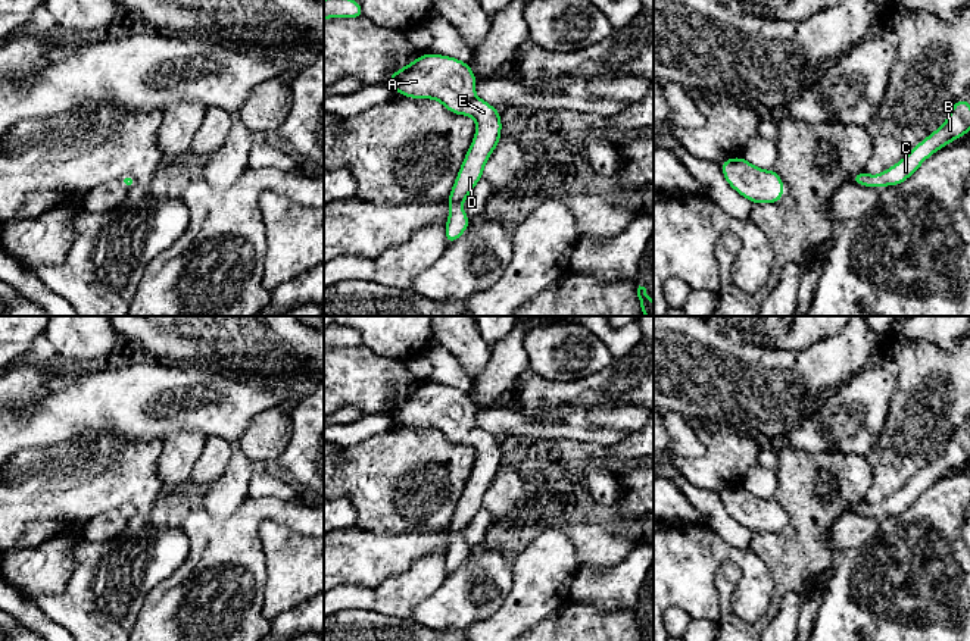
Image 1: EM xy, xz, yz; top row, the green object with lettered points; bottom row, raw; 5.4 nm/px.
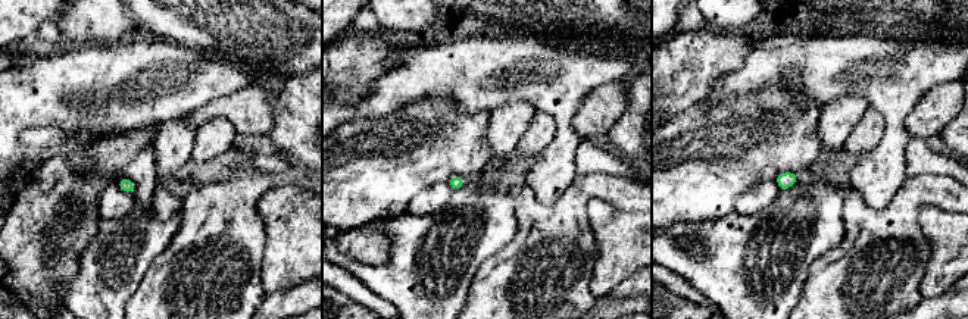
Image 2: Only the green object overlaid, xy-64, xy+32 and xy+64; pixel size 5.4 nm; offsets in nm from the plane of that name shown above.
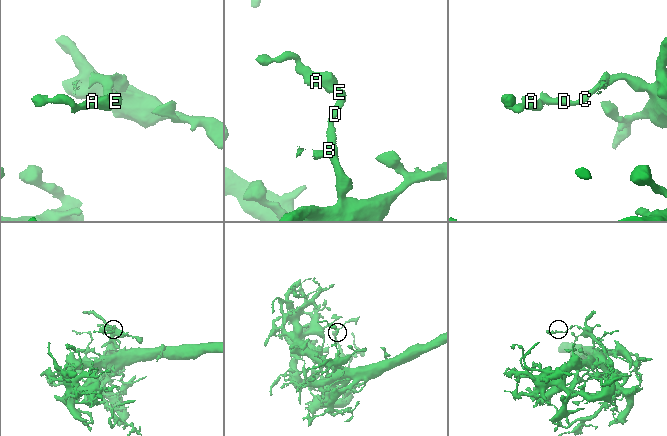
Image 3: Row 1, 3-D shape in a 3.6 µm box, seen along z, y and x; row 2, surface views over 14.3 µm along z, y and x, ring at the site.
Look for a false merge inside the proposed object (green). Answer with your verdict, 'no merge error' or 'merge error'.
no merge error

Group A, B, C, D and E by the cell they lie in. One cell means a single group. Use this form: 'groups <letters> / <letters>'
groups A B C D E

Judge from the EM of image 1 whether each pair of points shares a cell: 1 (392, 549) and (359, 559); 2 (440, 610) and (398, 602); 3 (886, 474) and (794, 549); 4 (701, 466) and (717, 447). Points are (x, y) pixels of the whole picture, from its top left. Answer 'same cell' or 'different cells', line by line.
1: same cell
2: different cells
3: different cells
4: same cell

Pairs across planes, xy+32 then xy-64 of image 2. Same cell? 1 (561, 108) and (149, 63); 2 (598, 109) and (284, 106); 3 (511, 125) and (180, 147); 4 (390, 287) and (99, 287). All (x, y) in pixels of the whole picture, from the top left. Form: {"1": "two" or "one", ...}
{"1": "one", "2": "two", "3": "one", "4": "one"}

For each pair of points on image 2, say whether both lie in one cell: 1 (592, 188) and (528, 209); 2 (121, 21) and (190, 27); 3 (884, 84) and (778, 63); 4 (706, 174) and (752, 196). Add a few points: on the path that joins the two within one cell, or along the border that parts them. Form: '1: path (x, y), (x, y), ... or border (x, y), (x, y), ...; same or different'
1: path (575, 199), (564, 210), (545, 210); same
2: border (131, 15), (136, 21); different
3: path (858, 65), (827, 65), (821, 61), (805, 61); same
4: border (773, 180), (753, 184), (736, 200), (733, 209); different

